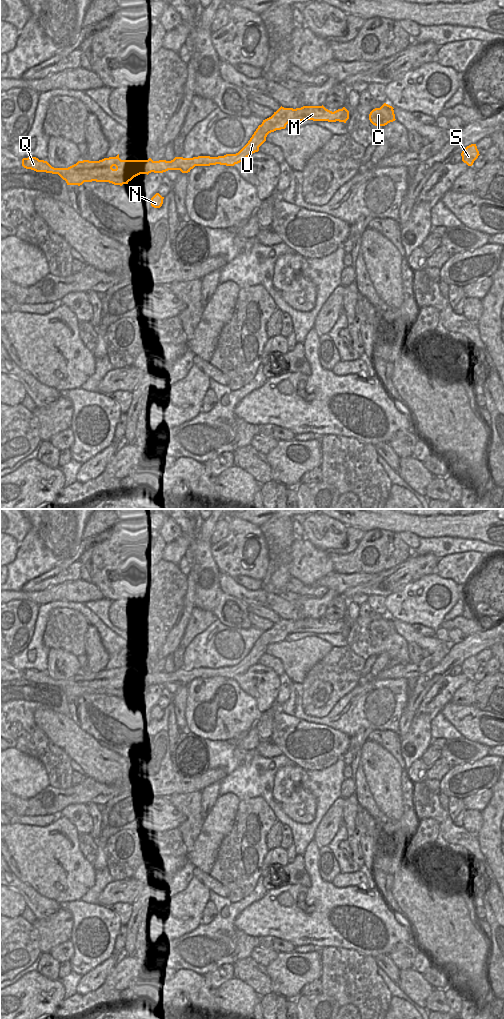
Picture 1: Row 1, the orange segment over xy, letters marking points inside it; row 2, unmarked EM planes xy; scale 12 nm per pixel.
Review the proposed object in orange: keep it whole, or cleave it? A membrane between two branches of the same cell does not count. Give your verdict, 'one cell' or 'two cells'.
two cells

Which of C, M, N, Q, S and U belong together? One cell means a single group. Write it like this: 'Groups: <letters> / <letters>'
Groups: C M Q S U / N

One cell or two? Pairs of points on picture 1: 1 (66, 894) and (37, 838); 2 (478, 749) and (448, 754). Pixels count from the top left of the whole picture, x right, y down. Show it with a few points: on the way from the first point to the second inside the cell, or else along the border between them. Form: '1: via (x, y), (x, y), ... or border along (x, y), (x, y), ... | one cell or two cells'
1: via (66, 880), (41, 852) | one cell
2: via (471, 751), (467, 751), (460, 758), (455, 756) | one cell

